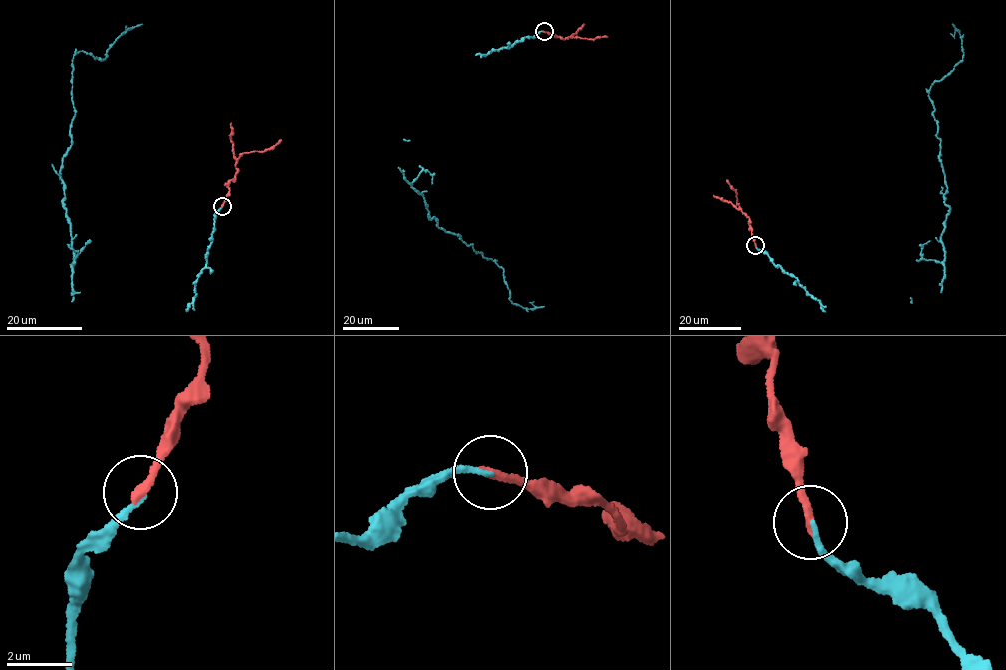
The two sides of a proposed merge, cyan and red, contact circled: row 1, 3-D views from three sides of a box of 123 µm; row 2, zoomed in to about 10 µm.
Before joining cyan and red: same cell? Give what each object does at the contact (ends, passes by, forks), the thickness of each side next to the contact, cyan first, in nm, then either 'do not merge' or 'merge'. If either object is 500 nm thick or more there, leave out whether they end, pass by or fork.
cyan ends there; red ends there; 130 nm thick on the cyan side, 280 nm on the other; merge

